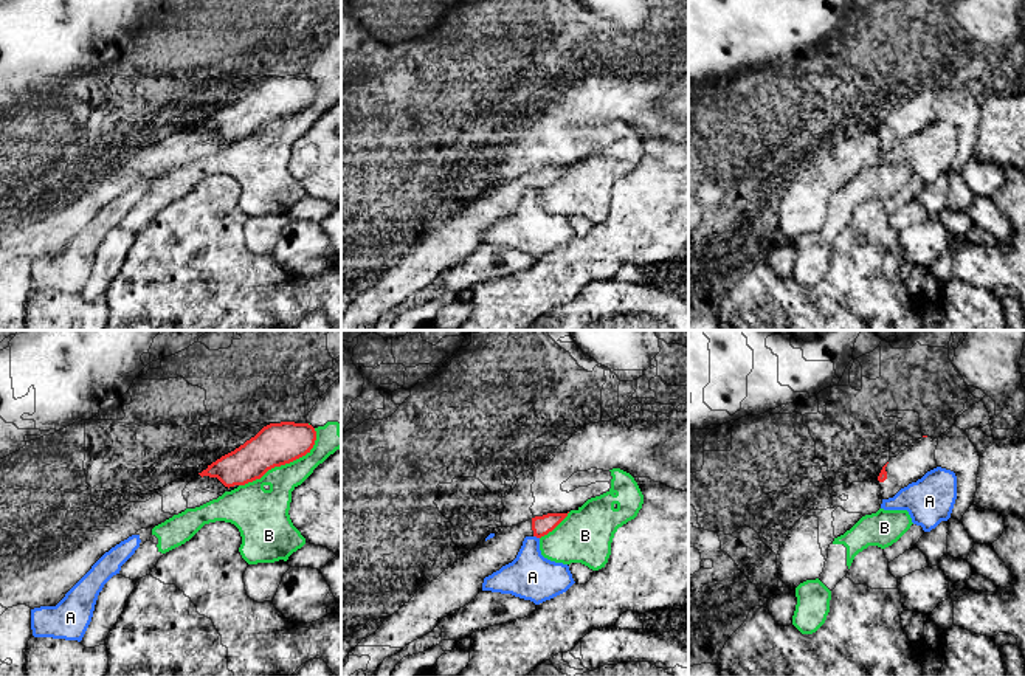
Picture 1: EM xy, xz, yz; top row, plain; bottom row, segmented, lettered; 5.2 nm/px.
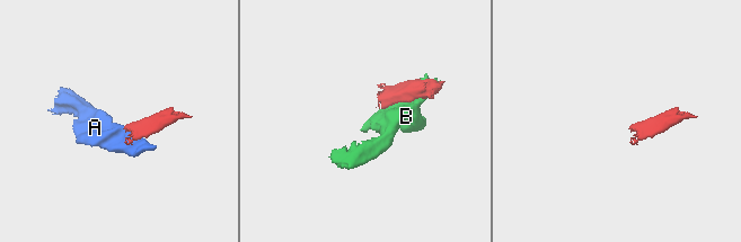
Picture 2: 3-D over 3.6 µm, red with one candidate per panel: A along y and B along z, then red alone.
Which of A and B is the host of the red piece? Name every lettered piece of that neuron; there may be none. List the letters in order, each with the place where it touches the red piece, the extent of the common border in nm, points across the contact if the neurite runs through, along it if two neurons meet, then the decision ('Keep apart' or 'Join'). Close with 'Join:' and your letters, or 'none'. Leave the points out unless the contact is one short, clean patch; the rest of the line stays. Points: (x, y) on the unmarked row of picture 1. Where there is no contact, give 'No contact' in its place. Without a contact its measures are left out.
A: Touches red at xz (537, 189). Shared border 40 nm. Boundary: xz (534, 188), (538, 191). Keep apart
B: Touches red at xy (284, 117). Shared border 500 nm. Keep apart
Join: none

